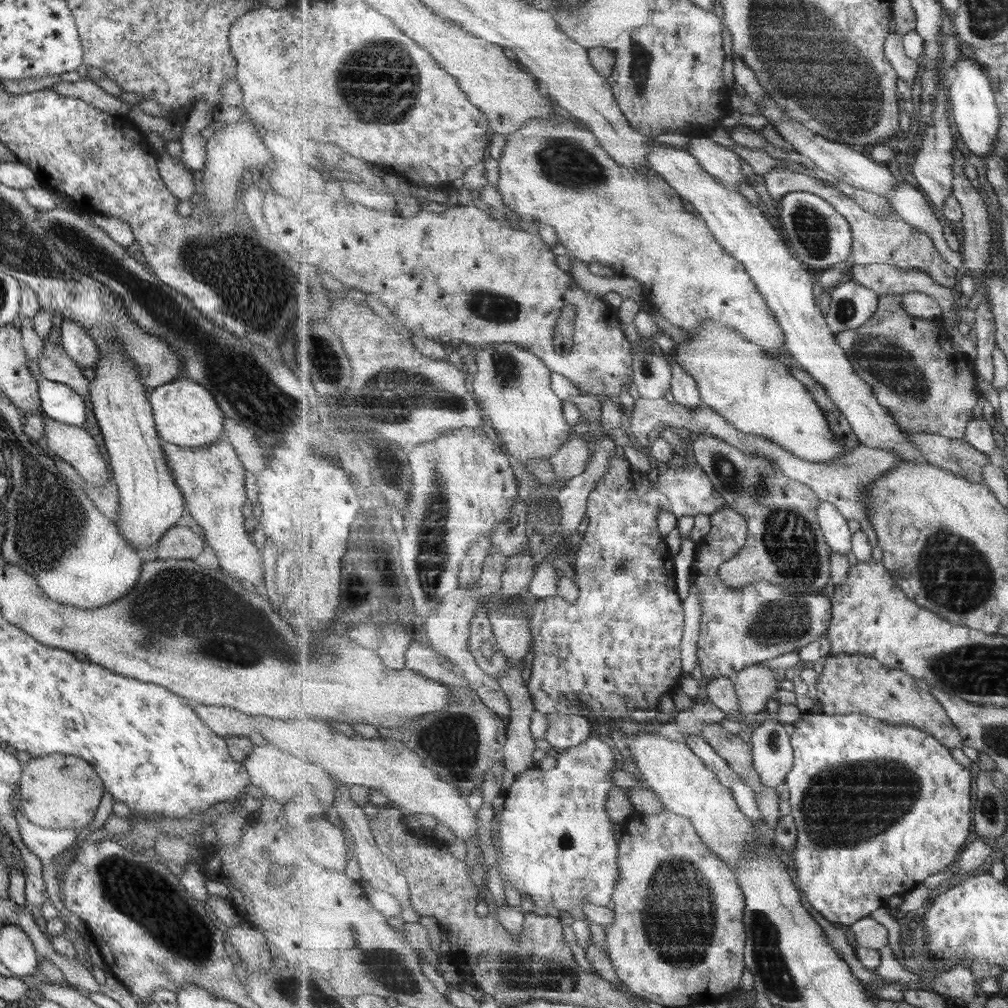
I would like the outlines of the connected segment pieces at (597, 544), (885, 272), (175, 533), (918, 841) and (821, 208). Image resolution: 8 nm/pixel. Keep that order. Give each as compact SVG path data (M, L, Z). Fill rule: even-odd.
M618 454L612 456L610 469L607 471L606 476L597 483L597 488L588 498L588 525L582 541L578 541L579 547L576 551L576 558L572 561L575 569L575 581L580 588L579 598L574 605L564 603L562 596L559 595L538 599L530 619L533 640L532 648L534 649L535 659L531 677L526 683L532 695L536 711L545 715L555 713L583 715L583 712L578 712L579 707L587 706L592 710L590 715L595 717L603 716L608 719L622 718L629 720L629 714L636 710L656 710L659 702L661 702L661 696L673 693L675 687L681 685L681 673L684 672L681 653L686 623L684 602L677 590L678 584L675 579L674 557L670 552L670 548L667 547L667 542L657 530L657 518L659 518L661 510L667 510L675 517L681 518L682 516L696 517L698 514L712 515L719 512L724 506L726 506L725 499L717 491L709 475L698 464L691 469L686 469L685 466L681 469L668 465L664 473L658 475L655 481L651 481L647 478L647 474L643 474L640 470L633 468L633 465L627 458L621 458Z
M882 263L869 264L869 266L853 264L851 280L873 290L879 297L888 294L903 295L910 292L928 294L940 304L943 315L959 313L953 301L953 292L935 282L929 274L915 268L902 270L897 266Z
M173 526L156 544L157 559L183 560L197 556L203 550L201 538L187 527Z
M812 710L803 713L798 723L795 723L795 732L791 734L791 744L794 748L793 771L786 778L790 790L792 815L796 819L798 846L793 850L794 866L801 890L812 908L823 918L835 926L846 929L861 918L868 917L873 910L886 907L887 900L893 894L905 896L917 888L926 878L947 870L956 862L961 854L969 834L971 834L971 792L973 792L973 778L967 768L963 768L953 756L951 750L945 747L940 739L915 726L895 726L877 718L865 717L861 714L814 714Z
M792 192L779 202L782 232L792 251L806 267L829 269L831 266L851 260L854 239L852 226L836 207L821 195L810 192Z

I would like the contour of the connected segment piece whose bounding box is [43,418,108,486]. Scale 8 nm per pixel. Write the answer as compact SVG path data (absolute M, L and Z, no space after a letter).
M45 419L43 434L50 456L64 460L82 478L86 486L104 486L108 481L107 466L95 440L80 426Z

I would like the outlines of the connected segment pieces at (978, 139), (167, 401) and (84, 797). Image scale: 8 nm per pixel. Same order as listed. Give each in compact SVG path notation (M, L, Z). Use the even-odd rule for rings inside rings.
M971 48L964 50L964 54L955 66L958 77L950 90L954 122L969 150L983 160L994 149L994 142L1000 134L1002 114L997 106L993 86L989 82L987 73L989 68L979 65L968 57L967 53Z
M184 377L167 381L147 391L157 436L179 447L211 446L224 434L224 414L208 390Z
M51 754L30 759L22 766L18 792L20 810L27 822L39 828L78 832L93 820L104 786L93 768L84 761L70 755Z

